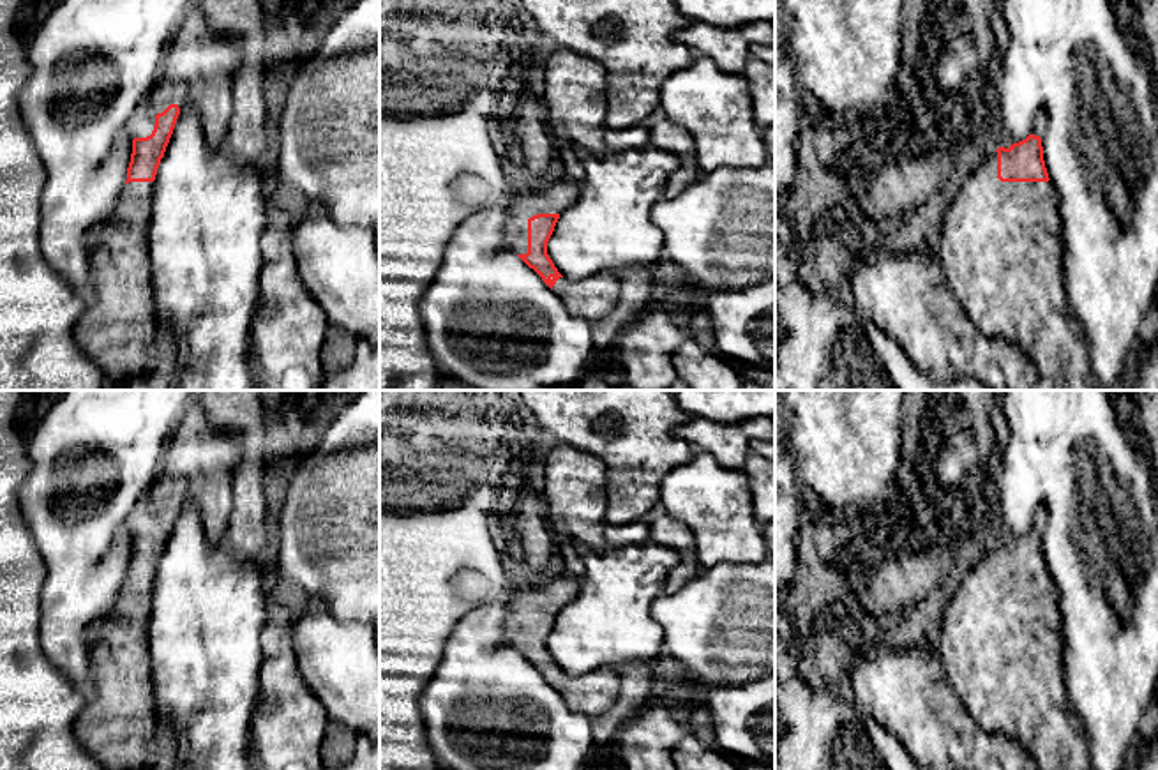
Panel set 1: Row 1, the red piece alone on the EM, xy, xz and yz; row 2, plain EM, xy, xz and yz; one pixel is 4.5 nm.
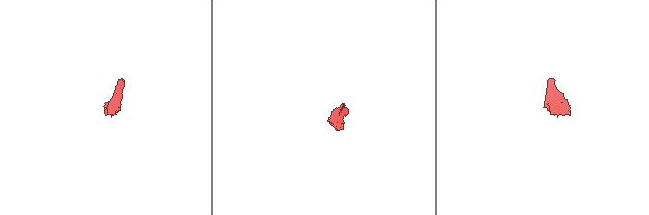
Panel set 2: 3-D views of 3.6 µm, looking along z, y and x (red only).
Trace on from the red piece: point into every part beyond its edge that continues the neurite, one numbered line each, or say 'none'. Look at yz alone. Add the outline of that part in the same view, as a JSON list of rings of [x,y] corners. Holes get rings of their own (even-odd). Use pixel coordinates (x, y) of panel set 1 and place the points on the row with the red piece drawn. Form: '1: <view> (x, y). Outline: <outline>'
1: yz (1001, 249). Outline: [[[989,152],[943,214],[936,249],[944,281],[964,313],[985,336],[1015,344],[1031,360],[1038,373],[1036,390],[1098,390],[1086,336],[1064,293],[1063,238],[1059,196],[1052,182],[1001,182],[997,152]]]

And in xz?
1: xz (556, 196). Outline: [[[561,178],[549,180],[542,189],[507,196],[508,214],[501,249],[515,254],[528,253],[528,219],[537,214],[563,214],[579,198],[581,185]]]

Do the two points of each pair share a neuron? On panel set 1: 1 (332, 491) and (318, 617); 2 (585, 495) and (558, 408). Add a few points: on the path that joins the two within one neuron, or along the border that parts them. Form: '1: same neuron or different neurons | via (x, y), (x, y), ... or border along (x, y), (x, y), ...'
1: different neurons | border along (309, 596), (322, 601), (338, 620), (357, 620)
2: different neurons | border along (553, 442), (592, 452), (606, 470)

